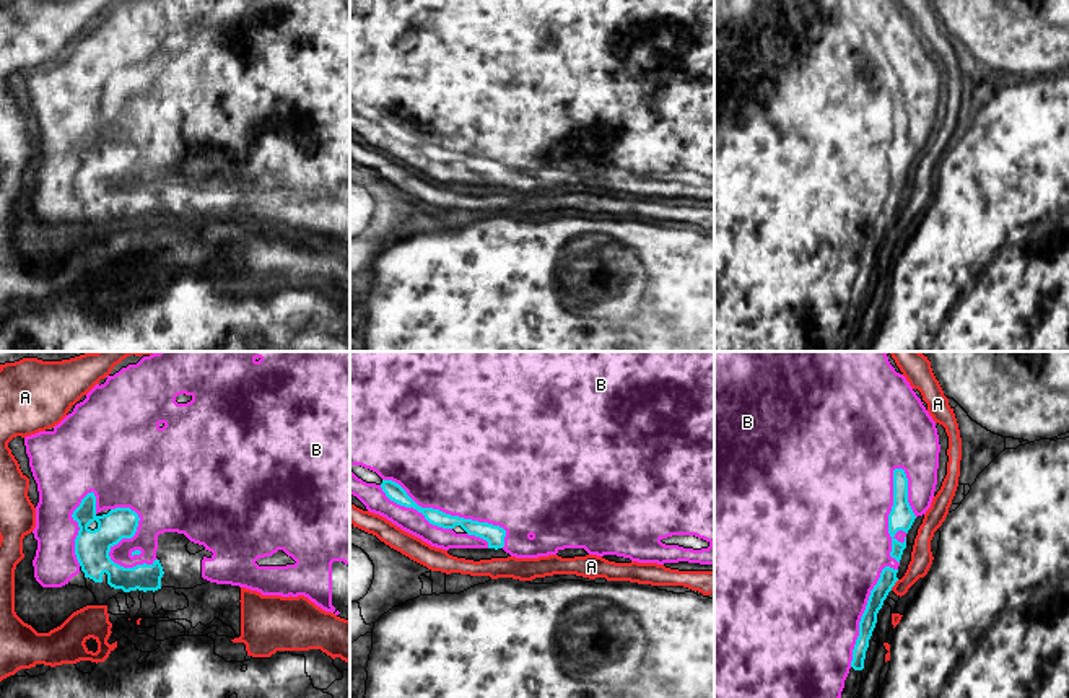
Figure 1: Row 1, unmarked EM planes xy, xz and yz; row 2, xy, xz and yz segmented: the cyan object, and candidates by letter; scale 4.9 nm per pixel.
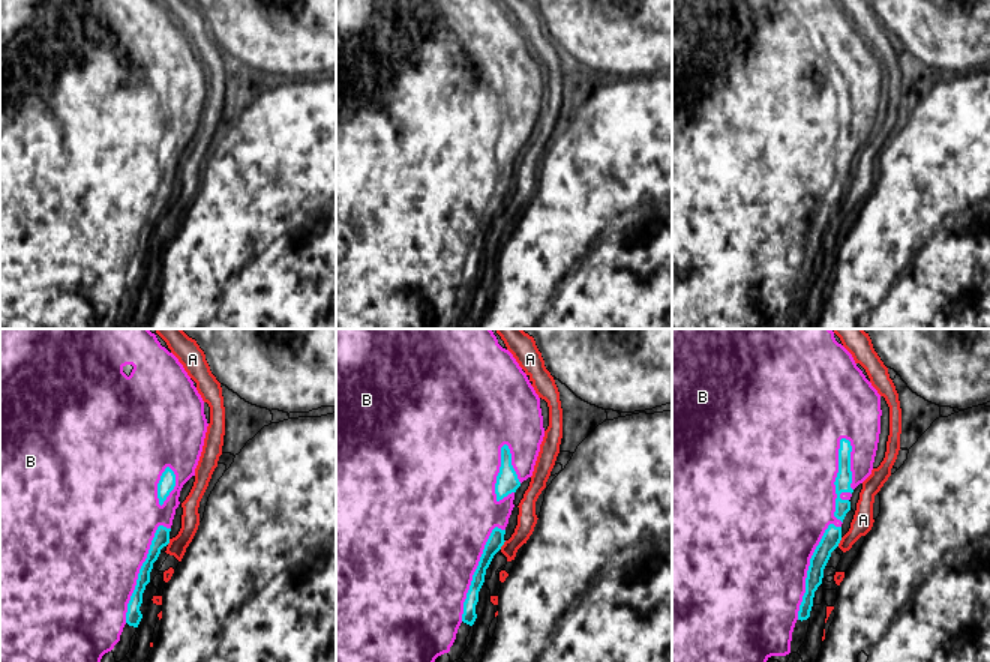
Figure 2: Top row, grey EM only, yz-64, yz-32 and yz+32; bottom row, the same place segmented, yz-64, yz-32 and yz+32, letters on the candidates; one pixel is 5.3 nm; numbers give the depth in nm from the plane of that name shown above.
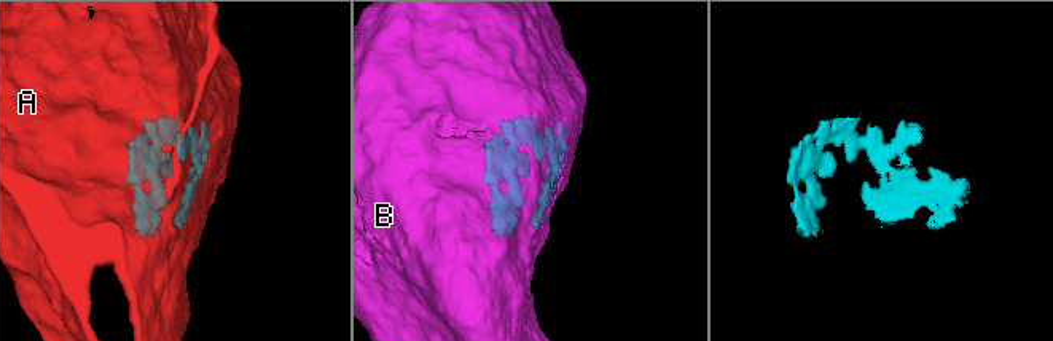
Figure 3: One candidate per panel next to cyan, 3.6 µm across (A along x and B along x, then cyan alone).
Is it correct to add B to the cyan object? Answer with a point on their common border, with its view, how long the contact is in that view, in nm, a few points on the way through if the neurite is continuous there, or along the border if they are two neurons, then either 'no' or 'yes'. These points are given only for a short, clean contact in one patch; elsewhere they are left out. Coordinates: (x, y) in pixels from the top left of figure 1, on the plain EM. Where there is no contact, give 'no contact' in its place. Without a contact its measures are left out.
contact yz (889, 152); length 480 nm; yes

